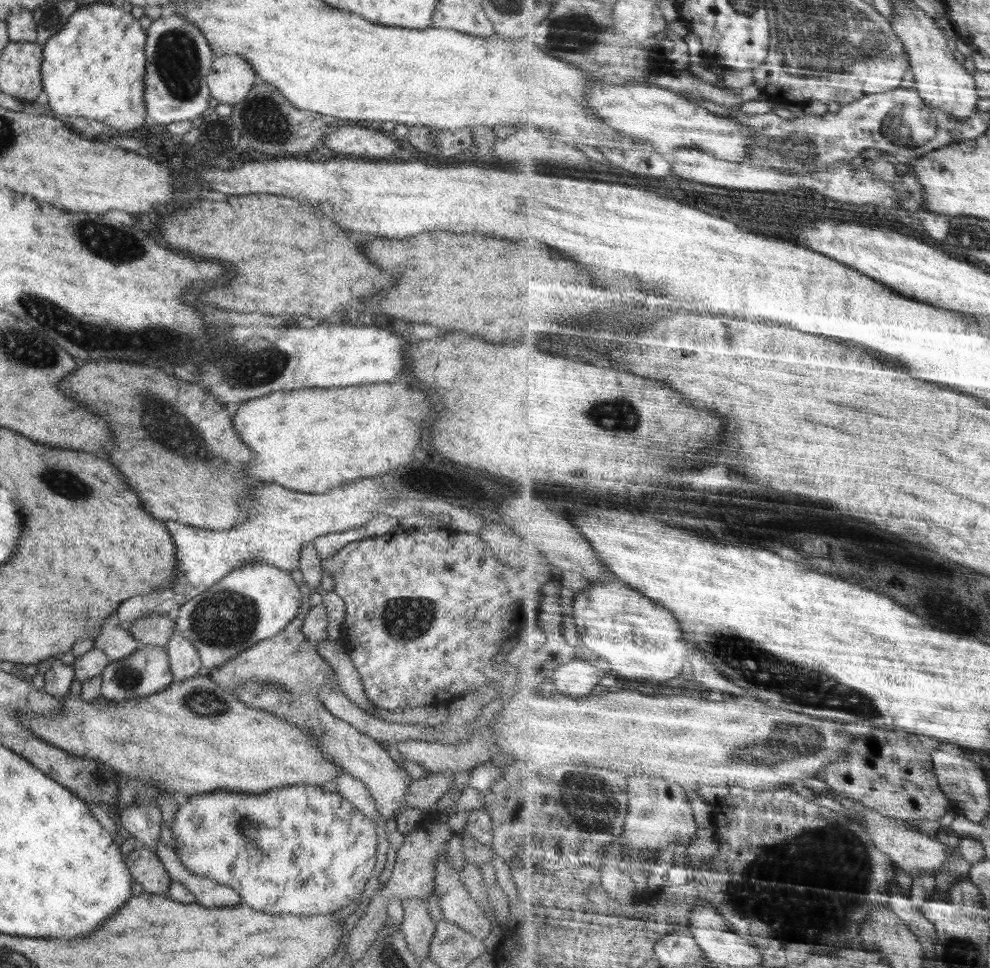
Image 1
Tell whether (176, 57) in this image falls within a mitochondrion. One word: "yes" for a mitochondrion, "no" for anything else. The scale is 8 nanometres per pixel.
yes

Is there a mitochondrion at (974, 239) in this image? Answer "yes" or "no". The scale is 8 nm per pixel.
yes

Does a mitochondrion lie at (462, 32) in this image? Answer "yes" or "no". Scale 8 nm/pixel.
no

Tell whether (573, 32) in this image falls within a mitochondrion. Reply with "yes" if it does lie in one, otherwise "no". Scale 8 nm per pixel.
yes

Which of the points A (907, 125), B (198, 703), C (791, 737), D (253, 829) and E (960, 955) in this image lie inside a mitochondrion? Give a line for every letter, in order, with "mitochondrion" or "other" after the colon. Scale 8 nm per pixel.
A: mitochondrion
B: mitochondrion
C: mitochondrion
D: mitochondrion
E: mitochondrion

